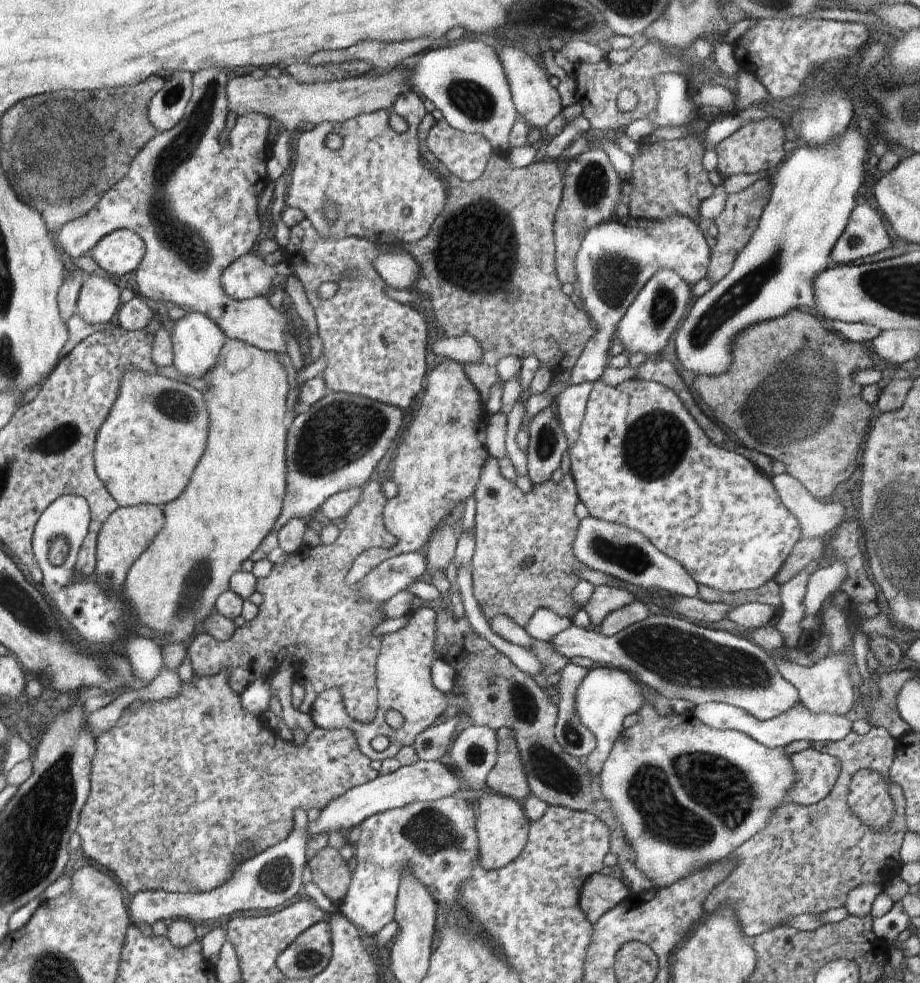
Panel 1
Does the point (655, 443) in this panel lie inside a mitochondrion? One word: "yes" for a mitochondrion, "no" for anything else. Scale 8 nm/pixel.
yes

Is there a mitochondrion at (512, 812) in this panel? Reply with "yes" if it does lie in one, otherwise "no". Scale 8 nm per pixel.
no

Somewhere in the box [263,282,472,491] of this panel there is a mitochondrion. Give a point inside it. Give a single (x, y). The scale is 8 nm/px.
(342, 431)

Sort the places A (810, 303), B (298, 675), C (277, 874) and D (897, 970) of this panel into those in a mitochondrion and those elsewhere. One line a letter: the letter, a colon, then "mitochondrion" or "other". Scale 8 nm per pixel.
A: other
B: other
C: mitochondrion
D: other

